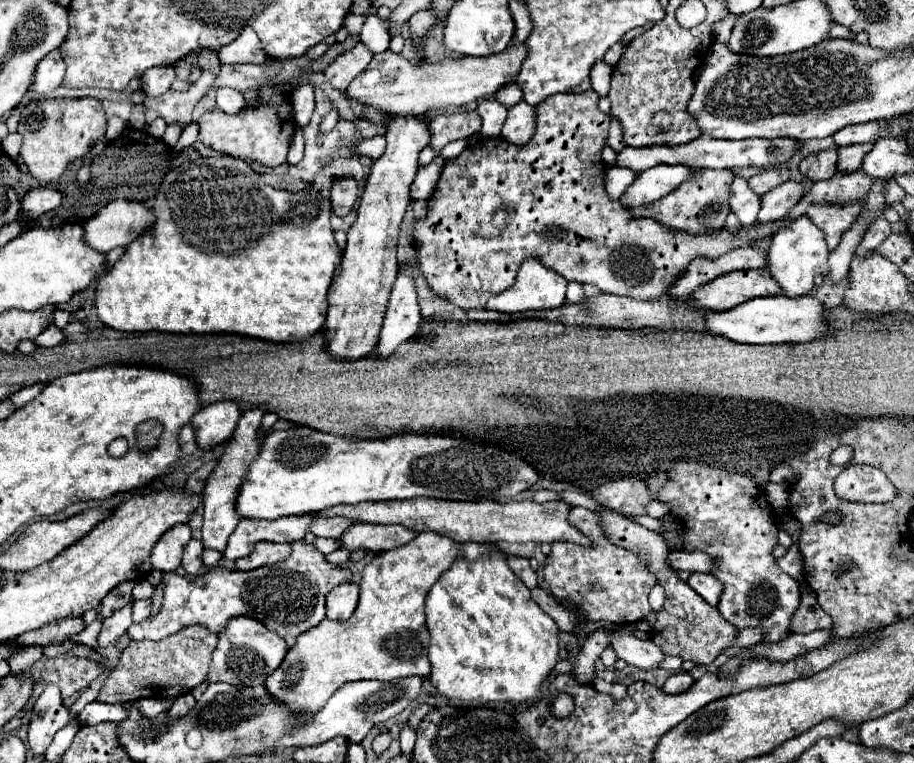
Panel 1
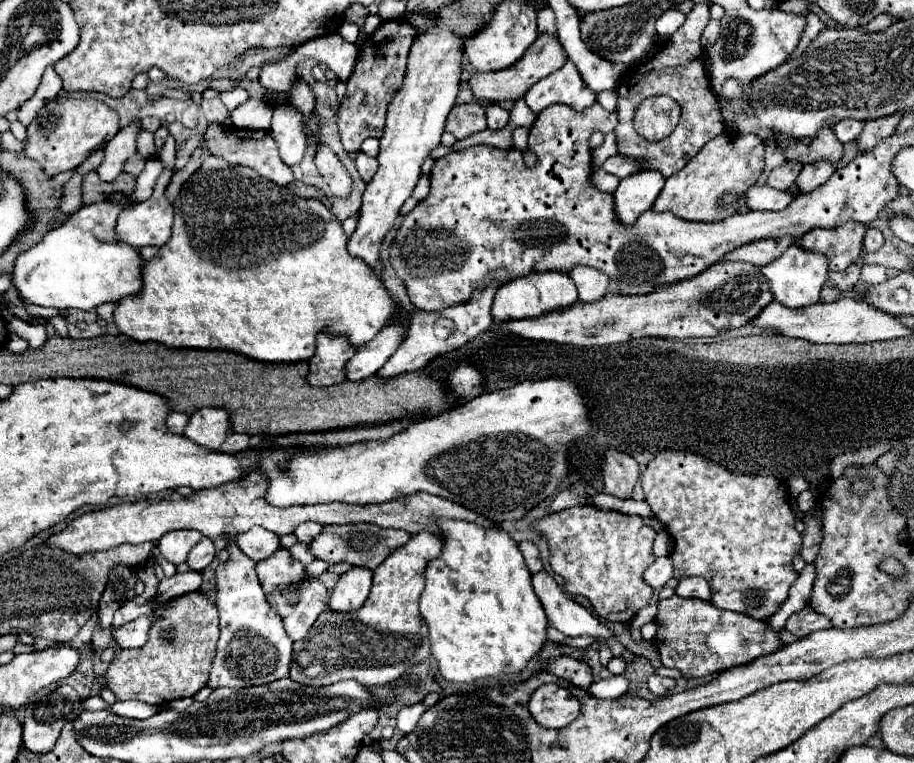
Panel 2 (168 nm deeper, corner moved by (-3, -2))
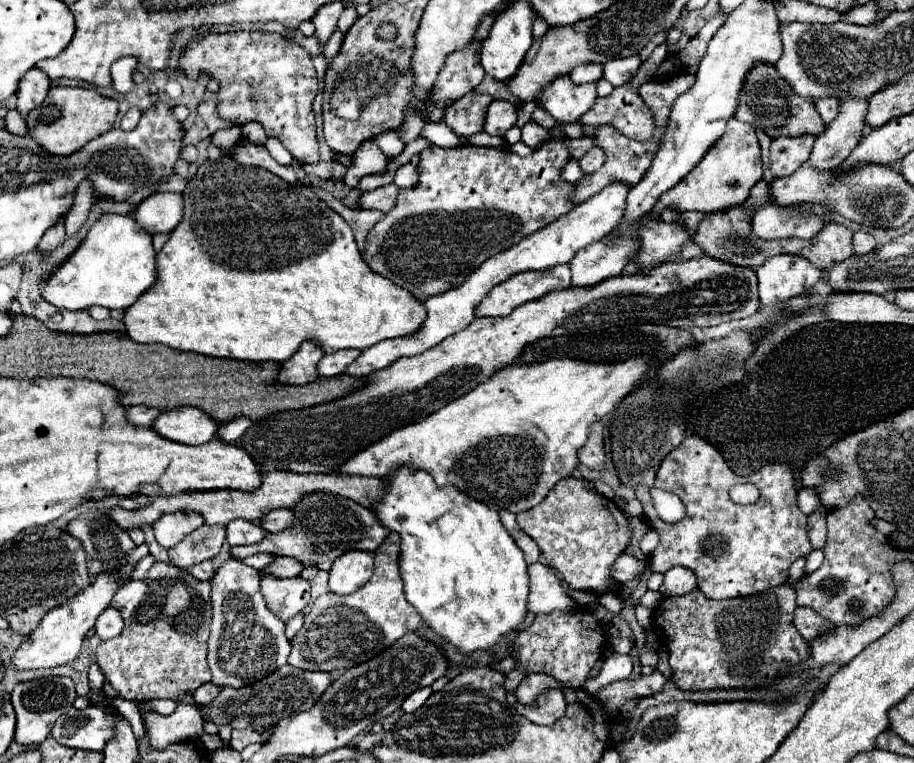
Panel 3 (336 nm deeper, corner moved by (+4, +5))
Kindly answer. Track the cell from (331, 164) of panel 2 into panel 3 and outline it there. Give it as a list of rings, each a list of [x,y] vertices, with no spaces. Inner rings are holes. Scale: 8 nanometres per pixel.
[[[229,32],[229,34],[197,34],[189,40],[179,58],[179,68],[185,72],[189,80],[197,80],[207,72],[209,78],[219,82],[217,92],[217,114],[219,118],[231,124],[247,124],[261,122],[267,136],[277,138],[293,158],[303,164],[315,164],[319,160],[319,146],[315,136],[315,114],[311,110],[313,98],[317,94],[317,74],[311,62],[311,56],[299,44],[287,40],[275,32]]]

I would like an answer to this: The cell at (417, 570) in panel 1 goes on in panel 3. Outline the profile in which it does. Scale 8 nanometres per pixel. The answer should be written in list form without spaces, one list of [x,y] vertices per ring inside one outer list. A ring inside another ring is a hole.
[[[389,534],[385,538],[385,542],[375,550],[375,572],[371,580],[357,592],[345,596],[327,592],[315,600],[311,612],[305,616],[301,632],[293,640],[293,650],[289,654],[291,666],[321,672],[347,670],[377,656],[405,632],[417,630],[421,616],[407,602],[401,586],[401,574],[397,570],[399,546],[397,534]]]

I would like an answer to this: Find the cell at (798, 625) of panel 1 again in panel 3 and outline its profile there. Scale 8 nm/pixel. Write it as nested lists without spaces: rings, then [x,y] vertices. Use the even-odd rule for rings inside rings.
[[[797,608],[795,610],[795,628],[799,630],[799,634],[807,640],[807,642],[813,642],[813,638],[819,638],[823,634],[829,634],[829,630],[833,630],[833,622],[821,618],[815,610],[809,610],[809,608]]]

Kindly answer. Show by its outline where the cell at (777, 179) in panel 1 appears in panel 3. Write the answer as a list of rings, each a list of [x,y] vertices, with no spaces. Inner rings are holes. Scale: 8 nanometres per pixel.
[[[805,134],[805,136],[781,136],[773,140],[771,144],[771,172],[777,178],[793,174],[803,162],[809,160],[809,154],[813,150],[815,136]]]

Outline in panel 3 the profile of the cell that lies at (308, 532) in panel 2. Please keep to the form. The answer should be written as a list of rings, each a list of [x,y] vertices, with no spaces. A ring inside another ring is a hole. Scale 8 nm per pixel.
[[[285,508],[271,510],[271,512],[267,512],[267,514],[261,518],[261,526],[263,526],[263,530],[267,530],[267,532],[281,532],[283,526],[287,526],[289,522],[291,522],[291,512],[285,510]]]

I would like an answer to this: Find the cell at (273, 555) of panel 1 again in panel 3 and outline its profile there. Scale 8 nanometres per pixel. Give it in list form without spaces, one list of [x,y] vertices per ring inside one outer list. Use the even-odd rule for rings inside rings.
[[[263,576],[261,578],[261,592],[265,596],[267,608],[277,614],[279,620],[285,624],[305,612],[309,604],[309,592],[311,586],[307,580],[295,576],[295,578],[273,578],[273,576]]]

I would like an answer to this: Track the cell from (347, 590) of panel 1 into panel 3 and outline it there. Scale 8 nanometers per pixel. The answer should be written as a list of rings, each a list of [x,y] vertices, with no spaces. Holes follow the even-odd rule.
[[[353,550],[345,552],[329,570],[329,590],[335,594],[349,594],[369,582],[373,574],[373,552]]]

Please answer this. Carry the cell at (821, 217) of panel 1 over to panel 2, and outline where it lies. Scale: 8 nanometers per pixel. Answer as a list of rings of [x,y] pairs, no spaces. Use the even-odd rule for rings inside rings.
[[[848,221],[834,229],[812,229],[800,237],[800,245],[804,245],[804,249],[822,251],[830,259],[830,271],[844,271],[858,259],[864,233],[864,223]]]

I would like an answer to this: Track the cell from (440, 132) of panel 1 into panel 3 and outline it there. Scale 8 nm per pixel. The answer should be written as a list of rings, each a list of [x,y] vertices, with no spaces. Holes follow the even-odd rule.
[[[479,92],[467,94],[465,98],[459,98],[457,102],[453,102],[453,106],[449,106],[443,120],[461,136],[479,134],[483,132],[485,114],[491,102],[493,96],[489,94],[479,94]]]

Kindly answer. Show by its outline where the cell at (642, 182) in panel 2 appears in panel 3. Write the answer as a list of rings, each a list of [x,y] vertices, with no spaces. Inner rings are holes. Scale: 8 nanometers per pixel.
[[[609,184],[599,194],[595,194],[587,202],[575,206],[571,212],[563,214],[561,218],[557,218],[549,226],[529,234],[521,242],[513,244],[511,248],[507,248],[507,250],[495,254],[493,258],[485,260],[459,288],[453,288],[453,290],[449,290],[445,294],[437,294],[437,296],[427,298],[423,302],[425,308],[427,308],[427,320],[423,322],[423,328],[419,330],[419,334],[411,334],[407,338],[395,338],[395,340],[381,340],[381,342],[369,346],[367,350],[363,350],[359,354],[357,362],[353,362],[353,364],[349,364],[345,368],[343,374],[353,376],[353,378],[367,376],[367,374],[371,374],[375,370],[383,370],[385,366],[389,366],[391,362],[395,362],[401,356],[421,354],[423,350],[433,348],[435,344],[439,344],[447,336],[465,330],[475,320],[473,308],[481,302],[481,298],[485,294],[489,294],[489,290],[495,284],[507,280],[509,276],[513,276],[517,272],[547,270],[547,268],[553,268],[557,264],[567,264],[567,262],[573,260],[573,256],[581,248],[589,246],[589,242],[595,242],[597,238],[605,238],[613,230],[613,226],[617,226],[617,222],[621,220],[621,214],[625,210],[627,192],[629,192],[629,186],[625,186],[625,184]]]

